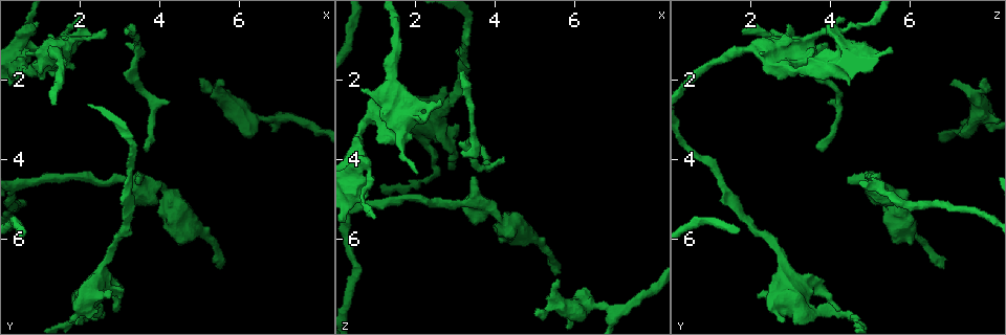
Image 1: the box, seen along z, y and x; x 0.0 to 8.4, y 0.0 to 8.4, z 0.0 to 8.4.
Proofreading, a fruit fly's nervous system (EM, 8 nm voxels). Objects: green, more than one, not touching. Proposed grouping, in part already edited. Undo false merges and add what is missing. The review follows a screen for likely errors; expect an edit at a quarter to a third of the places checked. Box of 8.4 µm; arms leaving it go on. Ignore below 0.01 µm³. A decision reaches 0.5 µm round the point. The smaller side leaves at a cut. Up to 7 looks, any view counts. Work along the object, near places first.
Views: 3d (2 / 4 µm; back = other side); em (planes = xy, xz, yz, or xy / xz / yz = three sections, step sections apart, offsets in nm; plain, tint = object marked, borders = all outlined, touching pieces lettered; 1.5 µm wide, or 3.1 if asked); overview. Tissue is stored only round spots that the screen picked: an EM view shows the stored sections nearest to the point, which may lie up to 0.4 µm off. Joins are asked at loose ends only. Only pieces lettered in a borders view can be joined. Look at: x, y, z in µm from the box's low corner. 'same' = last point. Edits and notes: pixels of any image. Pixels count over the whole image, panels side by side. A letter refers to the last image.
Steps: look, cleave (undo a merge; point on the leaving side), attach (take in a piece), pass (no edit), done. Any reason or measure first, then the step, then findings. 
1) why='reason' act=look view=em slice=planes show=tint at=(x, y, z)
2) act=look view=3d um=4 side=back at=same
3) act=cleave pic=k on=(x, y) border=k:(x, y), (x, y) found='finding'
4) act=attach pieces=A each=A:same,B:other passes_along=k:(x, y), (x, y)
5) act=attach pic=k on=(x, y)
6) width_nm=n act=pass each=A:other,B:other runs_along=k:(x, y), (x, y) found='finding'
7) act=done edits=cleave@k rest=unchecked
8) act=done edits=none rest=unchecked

why='thick end' act=look view=em slice=planes show=borders at=(4.50, 6.10, 5.60)

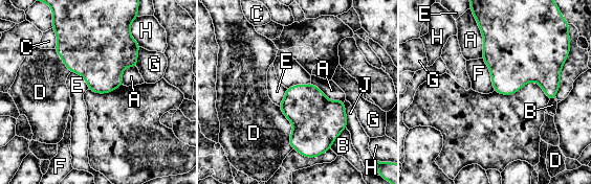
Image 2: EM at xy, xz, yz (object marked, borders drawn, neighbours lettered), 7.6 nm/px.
act=pass each=A:other,B:other,C:other,D:other,E:other,F:other,G:other,H:other,J:other border=2:(482, 58), (489, 70), (494, 90) found='none of them fits'

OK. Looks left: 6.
why='branch point' act=look view=em slice=xz step=8 show=tint at=(6.25, 3.05, 7.65)

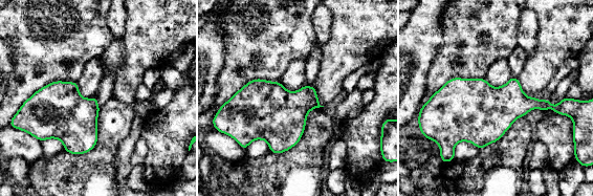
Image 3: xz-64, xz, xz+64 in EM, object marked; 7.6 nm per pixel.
act=look view=em slice=planes show=tint at=same

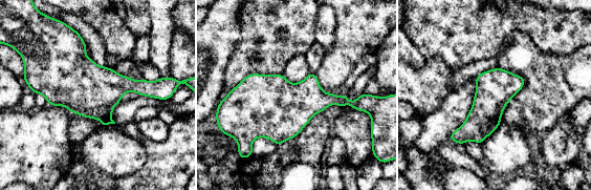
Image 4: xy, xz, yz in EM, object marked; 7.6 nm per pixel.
why='see the neighbours' act=look view=em slice=planes show=borders at=same

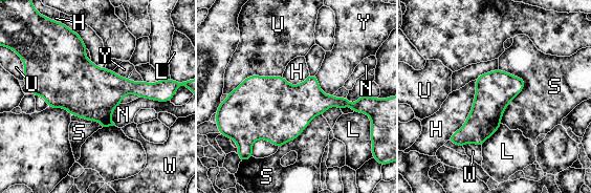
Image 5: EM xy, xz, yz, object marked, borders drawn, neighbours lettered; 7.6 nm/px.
width_nm=300 act=pass each=H:other,L:other,N:other,S:other,U:other,W:other,Y:other border=5:(499, 68), (524, 81), (500, 123) found='one neuron here'

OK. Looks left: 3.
act=look view=3d um=4 at=(0.60, 1.75, 3.50)

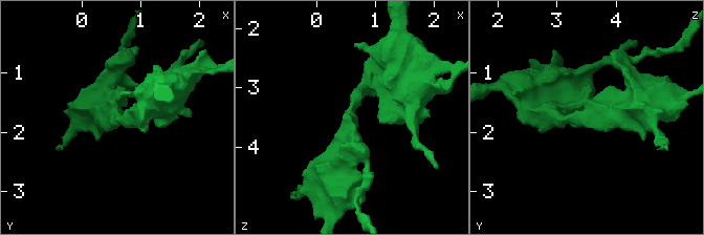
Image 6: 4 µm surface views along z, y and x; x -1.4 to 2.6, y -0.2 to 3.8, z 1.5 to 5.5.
why='shape alone is not enough' act=look view=em slice=planes show=borders at=(0.50, 1.75, 3.50)

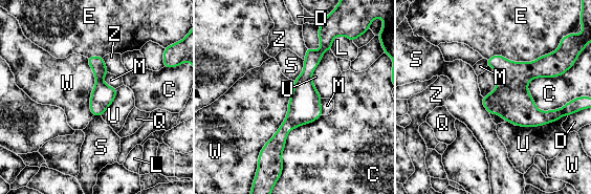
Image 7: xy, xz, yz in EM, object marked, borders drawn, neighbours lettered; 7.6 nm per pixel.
act=pass each=C:other,D:other,E:other,L:other,M:other,Q:other,S:other,U:other,W:other,Z:other border=7:(293, 81), (287, 114), (257, 157) found='one neuron here'

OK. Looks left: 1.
act=done edits=none rest=unchecked

